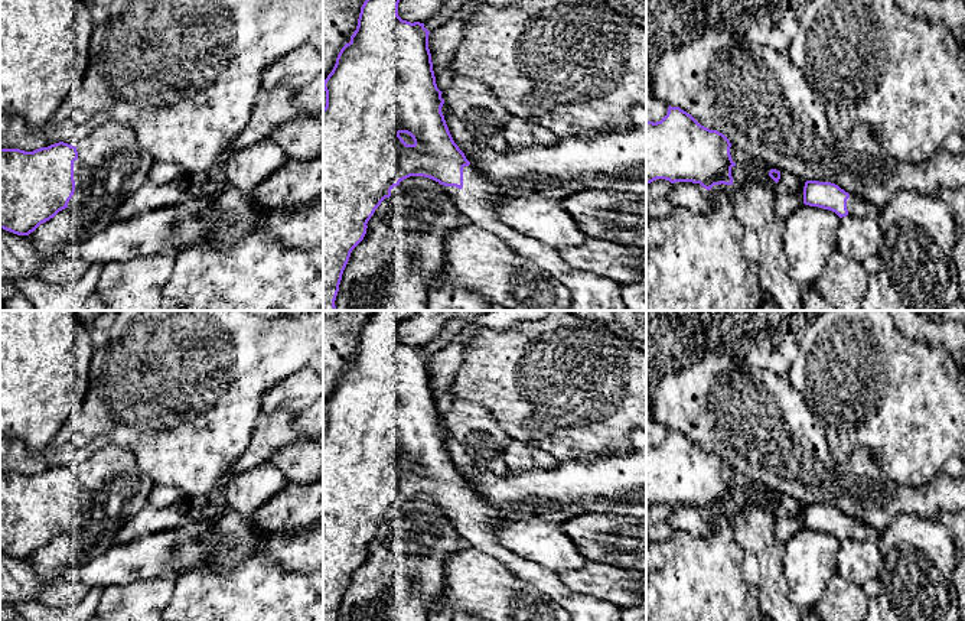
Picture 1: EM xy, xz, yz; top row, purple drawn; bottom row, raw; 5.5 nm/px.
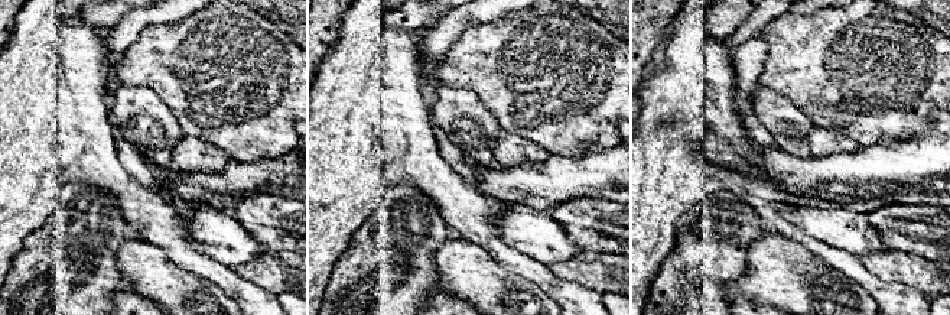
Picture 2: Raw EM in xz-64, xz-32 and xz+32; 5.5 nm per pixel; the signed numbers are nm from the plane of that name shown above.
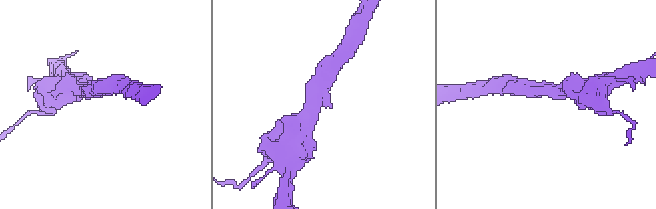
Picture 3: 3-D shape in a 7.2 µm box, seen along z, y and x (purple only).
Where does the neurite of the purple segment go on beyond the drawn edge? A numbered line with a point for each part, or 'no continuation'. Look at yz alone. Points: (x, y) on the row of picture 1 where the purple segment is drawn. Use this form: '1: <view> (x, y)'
1: yz (856, 205)

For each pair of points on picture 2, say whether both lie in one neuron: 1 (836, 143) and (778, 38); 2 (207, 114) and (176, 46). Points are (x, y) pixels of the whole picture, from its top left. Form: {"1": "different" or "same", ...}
{"1": "different", "2": "same"}

